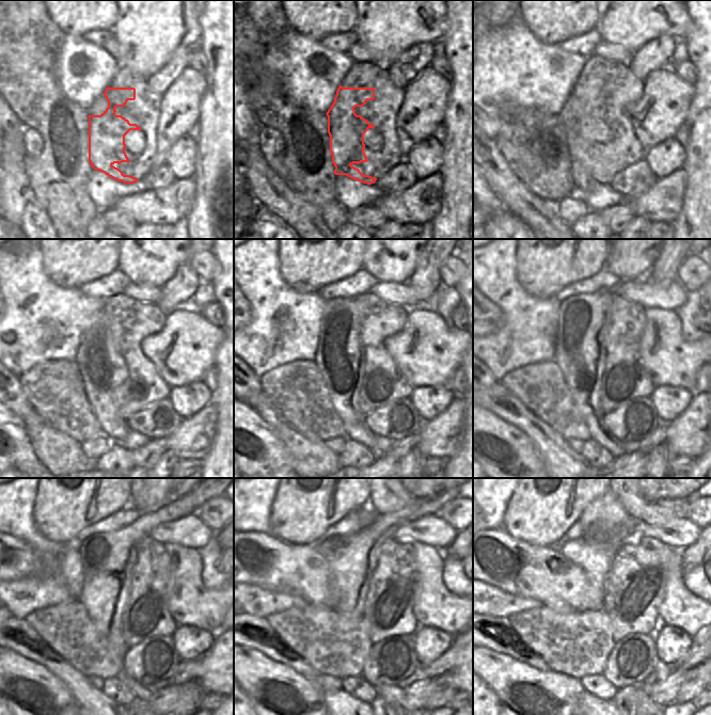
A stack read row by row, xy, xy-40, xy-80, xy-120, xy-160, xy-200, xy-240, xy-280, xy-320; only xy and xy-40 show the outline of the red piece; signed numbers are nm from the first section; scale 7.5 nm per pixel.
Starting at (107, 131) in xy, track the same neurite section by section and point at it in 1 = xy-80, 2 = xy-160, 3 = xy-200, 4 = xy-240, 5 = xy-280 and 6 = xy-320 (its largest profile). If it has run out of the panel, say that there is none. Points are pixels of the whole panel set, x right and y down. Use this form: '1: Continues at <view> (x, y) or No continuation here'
1: Continues at xy-80 (585, 131)
2: Continues at xy-160 (340, 356)
3: Continues at xy-200 (581, 350)
4: Continues at xy-240 (108, 560)
5: Continues at xy-280 (352, 559)
6: Continues at xy-320 (597, 560)

